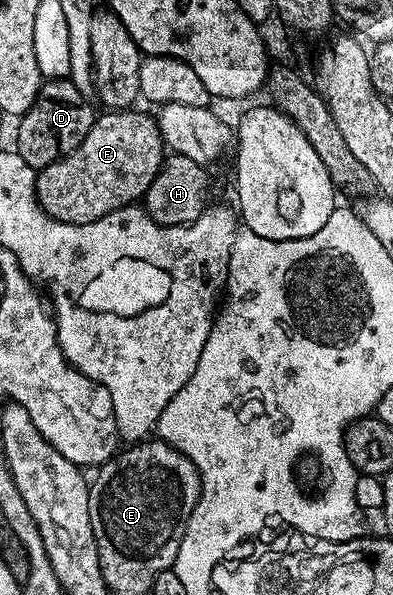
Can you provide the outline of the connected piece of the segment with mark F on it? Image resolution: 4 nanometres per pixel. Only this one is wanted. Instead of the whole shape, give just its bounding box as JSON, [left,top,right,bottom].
[34,110,166,224]

